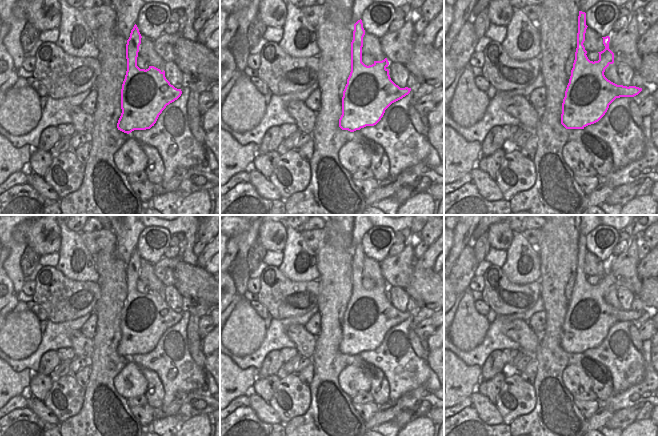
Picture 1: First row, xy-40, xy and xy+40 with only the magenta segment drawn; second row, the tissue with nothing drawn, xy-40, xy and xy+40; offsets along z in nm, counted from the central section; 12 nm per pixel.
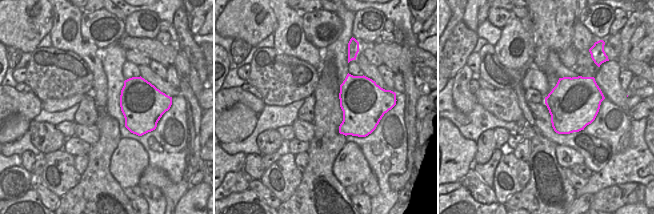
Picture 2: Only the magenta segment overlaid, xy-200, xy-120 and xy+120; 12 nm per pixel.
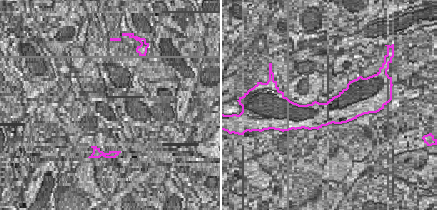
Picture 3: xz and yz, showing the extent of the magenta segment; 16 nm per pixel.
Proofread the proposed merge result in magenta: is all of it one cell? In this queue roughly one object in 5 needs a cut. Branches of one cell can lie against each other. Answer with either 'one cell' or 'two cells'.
two cells

